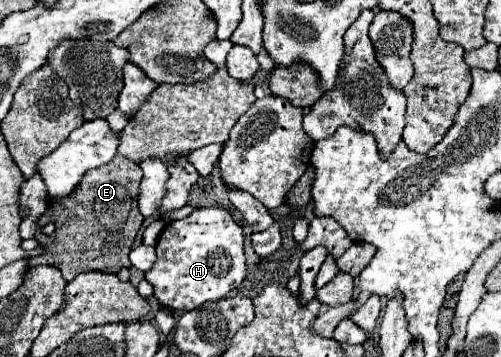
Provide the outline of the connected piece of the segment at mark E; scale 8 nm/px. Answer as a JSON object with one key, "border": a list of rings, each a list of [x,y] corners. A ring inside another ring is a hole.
{"border":[[[116,155],[110,163],[86,171],[76,189],[64,199],[48,199],[46,211],[38,219],[38,227],[54,223],[56,231],[48,237],[40,229],[34,239],[40,243],[42,253],[28,259],[28,267],[54,265],[62,271],[66,281],[72,281],[84,271],[118,273],[122,267],[130,267],[128,253],[136,239],[136,233],[144,221],[138,211],[138,183],[142,169],[138,163]]]}

